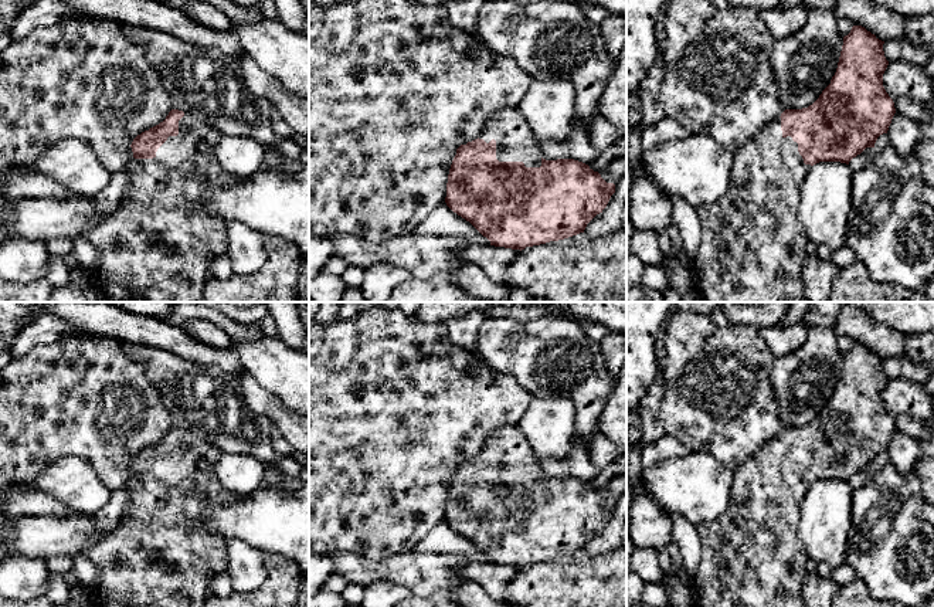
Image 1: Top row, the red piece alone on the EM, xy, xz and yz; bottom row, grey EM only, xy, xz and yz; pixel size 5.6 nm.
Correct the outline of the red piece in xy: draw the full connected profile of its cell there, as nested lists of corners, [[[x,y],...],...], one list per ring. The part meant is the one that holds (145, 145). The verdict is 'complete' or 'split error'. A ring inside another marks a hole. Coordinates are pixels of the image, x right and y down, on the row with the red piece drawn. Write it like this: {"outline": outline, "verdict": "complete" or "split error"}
{"outline": [[[171,109],[166,119],[137,135],[125,166],[126,187],[119,207],[105,218],[88,223],[82,238],[99,254],[99,267],[86,274],[99,288],[103,302],[206,302],[208,258],[227,252],[227,223],[197,208],[206,191],[232,187],[240,177],[227,173],[214,149],[223,133],[190,113]]], "verdict": "split error"}

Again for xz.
{"outline": [[[505,109],[490,116],[478,139],[461,145],[452,160],[446,183],[446,206],[469,221],[490,245],[512,250],[564,240],[584,233],[587,224],[607,207],[615,184],[607,183],[598,172],[574,159],[546,160],[541,157],[537,138],[524,115],[517,109]]], "verdict": "split error"}

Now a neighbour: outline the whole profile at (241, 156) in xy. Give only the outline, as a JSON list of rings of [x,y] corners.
[[[223,135],[214,153],[227,173],[245,179],[264,165],[265,147],[252,138]]]

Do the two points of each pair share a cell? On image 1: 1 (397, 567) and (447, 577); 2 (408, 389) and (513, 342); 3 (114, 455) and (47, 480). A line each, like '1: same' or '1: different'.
1: same
2: different
3: different

